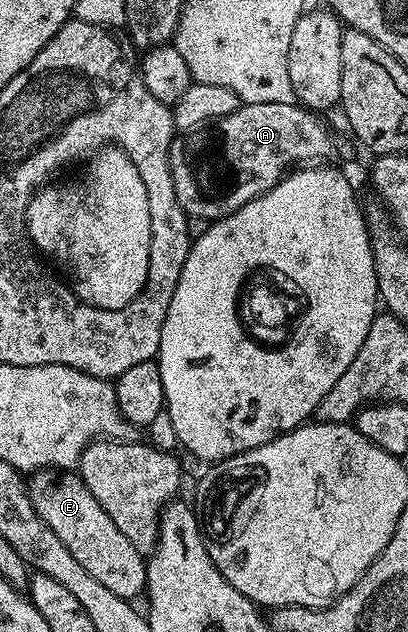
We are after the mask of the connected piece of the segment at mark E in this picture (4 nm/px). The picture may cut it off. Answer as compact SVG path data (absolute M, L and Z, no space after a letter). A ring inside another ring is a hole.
M54 466L43 467L33 473L28 480L30 501L32 506L36 506L36 514L44 518L44 522L53 530L56 538L60 538L60 542L68 546L68 554L72 554L72 558L76 558L76 562L80 562L80 566L84 566L84 570L88 570L88 574L96 578L96 582L104 582L104 586L108 586L112 594L125 600L133 601L134 596L141 597L146 586L146 560L143 553L138 552L136 546L132 546L132 542L124 538L124 534L120 534L116 522L112 522L112 518L104 514L104 506L100 506L100 502L92 498L92 490L88 490L81 476L73 471L70 471L71 473L57 472L56 469L50 467Z

